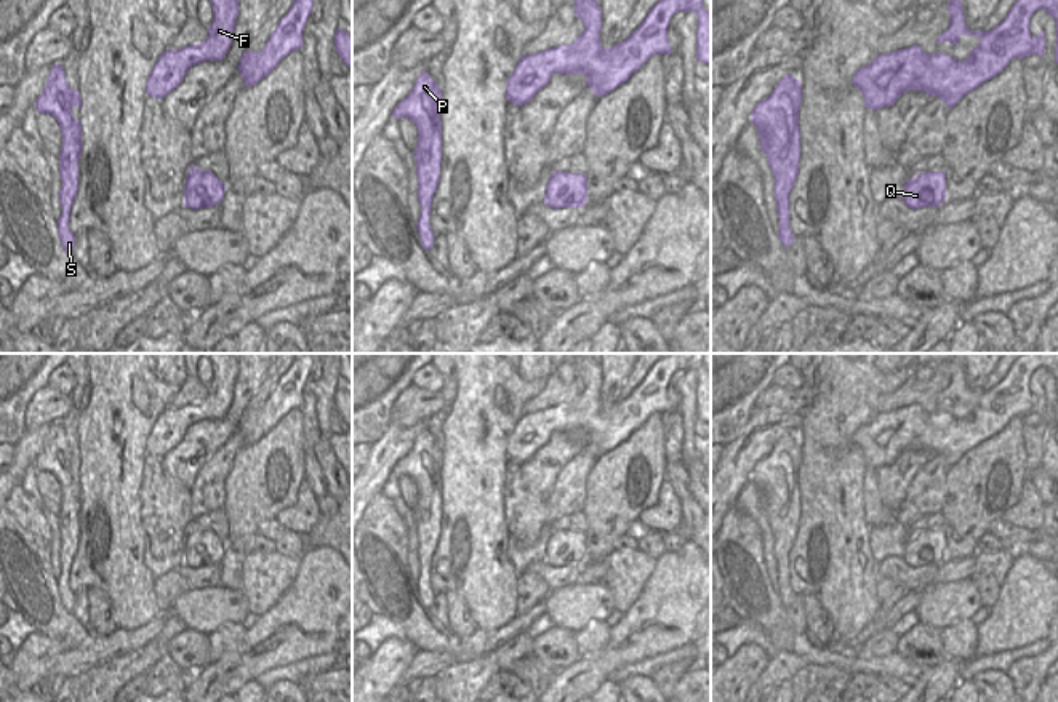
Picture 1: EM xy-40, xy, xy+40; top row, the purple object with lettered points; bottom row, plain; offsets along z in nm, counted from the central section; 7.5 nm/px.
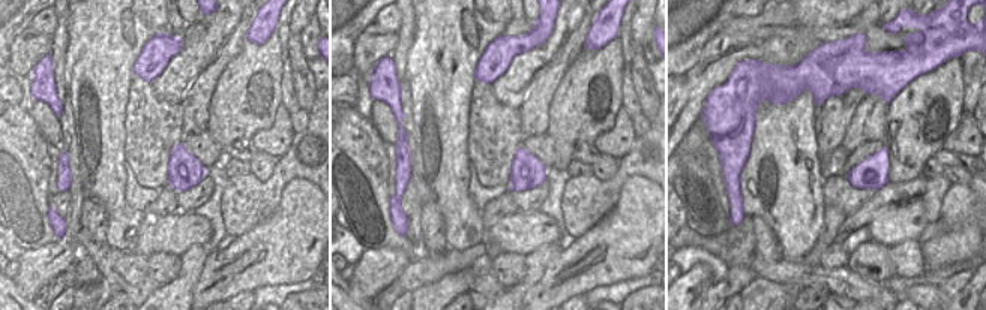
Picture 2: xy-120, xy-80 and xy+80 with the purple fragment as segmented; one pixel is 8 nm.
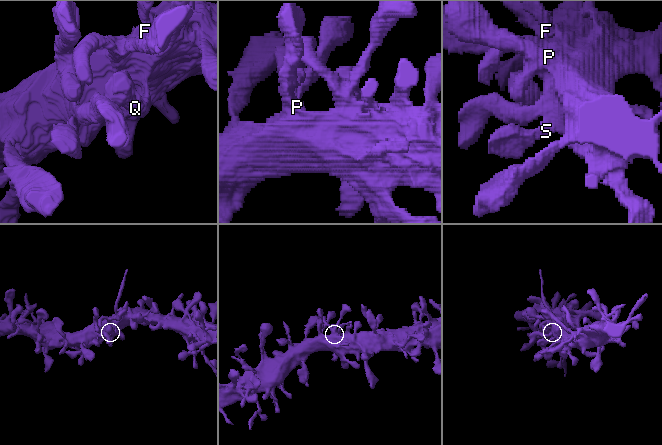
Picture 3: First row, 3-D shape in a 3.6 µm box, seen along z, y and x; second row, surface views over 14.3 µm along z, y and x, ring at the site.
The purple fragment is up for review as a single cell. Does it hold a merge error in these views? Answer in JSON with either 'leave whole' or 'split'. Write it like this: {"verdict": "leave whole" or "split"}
{"verdict": "leave whole"}

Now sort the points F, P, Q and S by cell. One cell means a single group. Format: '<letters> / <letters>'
F P Q S

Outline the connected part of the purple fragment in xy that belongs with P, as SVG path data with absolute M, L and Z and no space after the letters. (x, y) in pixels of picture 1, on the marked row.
M426 70L416 78L411 93L392 110L394 118L410 118L418 128L418 146L413 155L416 162L421 216L416 229L426 251L432 248L435 238L429 224L429 214L442 166L440 110L442 90Z

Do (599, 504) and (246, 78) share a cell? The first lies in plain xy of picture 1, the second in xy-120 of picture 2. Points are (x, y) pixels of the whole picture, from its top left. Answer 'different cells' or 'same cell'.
same cell

